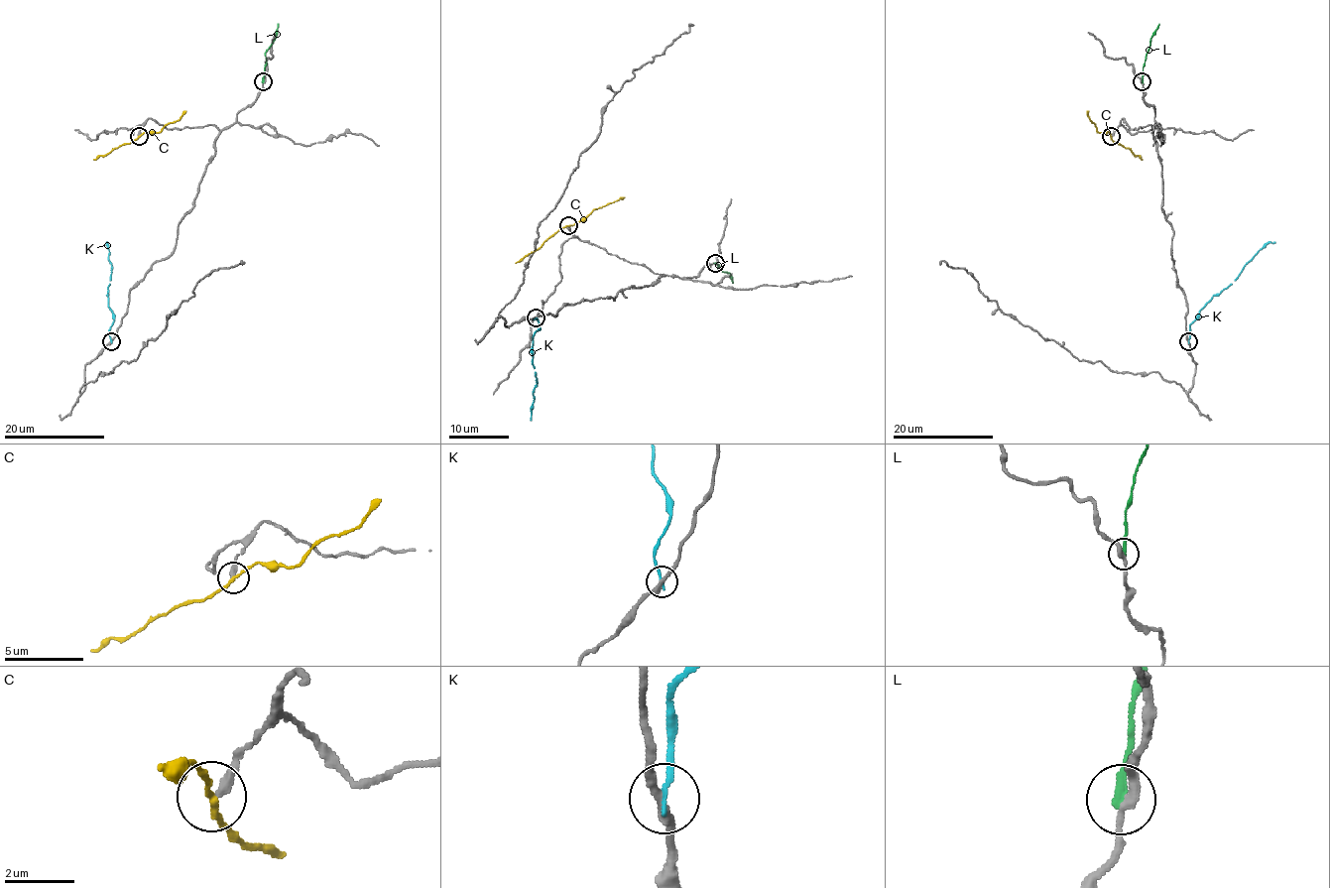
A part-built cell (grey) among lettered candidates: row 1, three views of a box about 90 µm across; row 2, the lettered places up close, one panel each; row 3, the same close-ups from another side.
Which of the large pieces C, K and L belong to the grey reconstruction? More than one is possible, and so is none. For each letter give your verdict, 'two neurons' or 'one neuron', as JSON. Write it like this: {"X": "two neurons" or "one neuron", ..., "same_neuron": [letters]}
{"C": "two neurons", "K": "two neurons", "L": "two neurons", "same_neuron": []}

